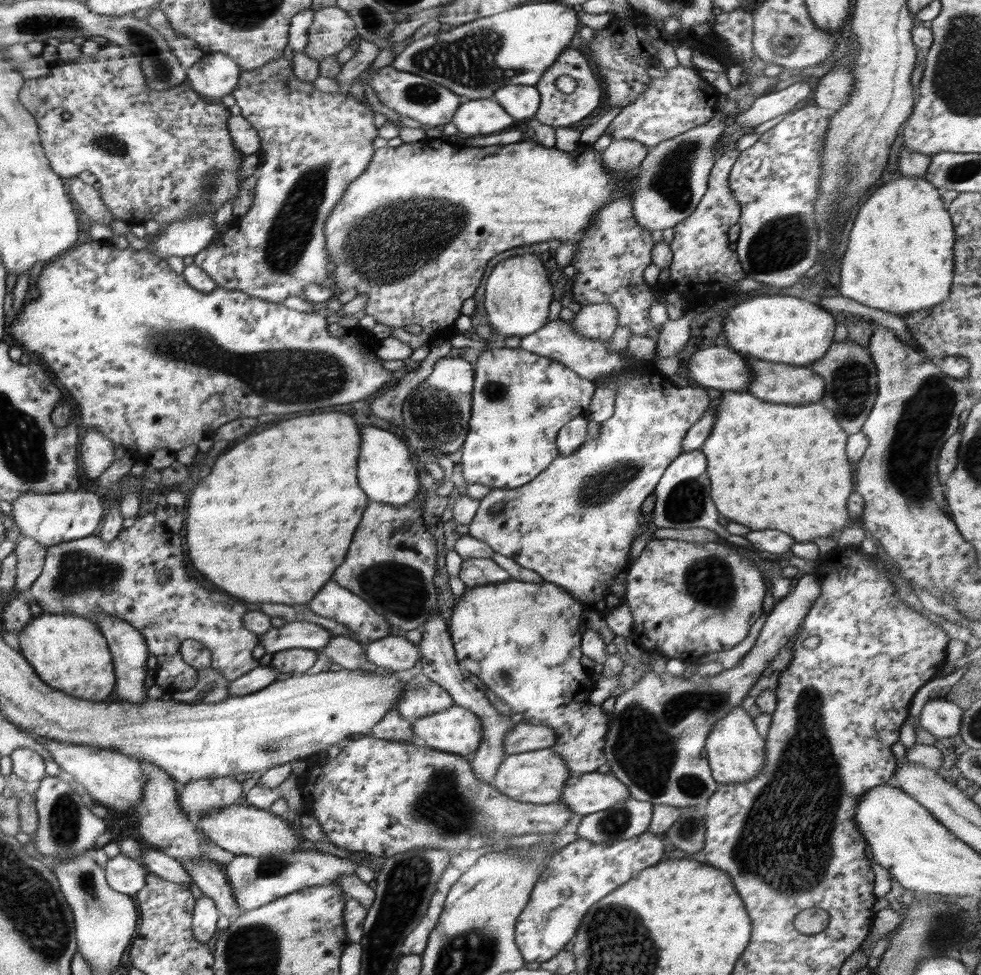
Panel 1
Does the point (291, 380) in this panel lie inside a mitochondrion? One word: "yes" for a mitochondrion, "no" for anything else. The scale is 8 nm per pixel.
yes

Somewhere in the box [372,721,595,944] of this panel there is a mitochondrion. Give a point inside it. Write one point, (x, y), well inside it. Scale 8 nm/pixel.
(440, 805)

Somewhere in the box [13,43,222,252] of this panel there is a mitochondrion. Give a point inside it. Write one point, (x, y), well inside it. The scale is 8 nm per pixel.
(112, 144)

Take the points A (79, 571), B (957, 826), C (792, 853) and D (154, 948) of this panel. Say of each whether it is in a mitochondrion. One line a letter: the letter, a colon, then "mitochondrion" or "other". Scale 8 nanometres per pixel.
A: mitochondrion
B: other
C: mitochondrion
D: other

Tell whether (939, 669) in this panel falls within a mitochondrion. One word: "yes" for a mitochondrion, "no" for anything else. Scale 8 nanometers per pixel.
no

